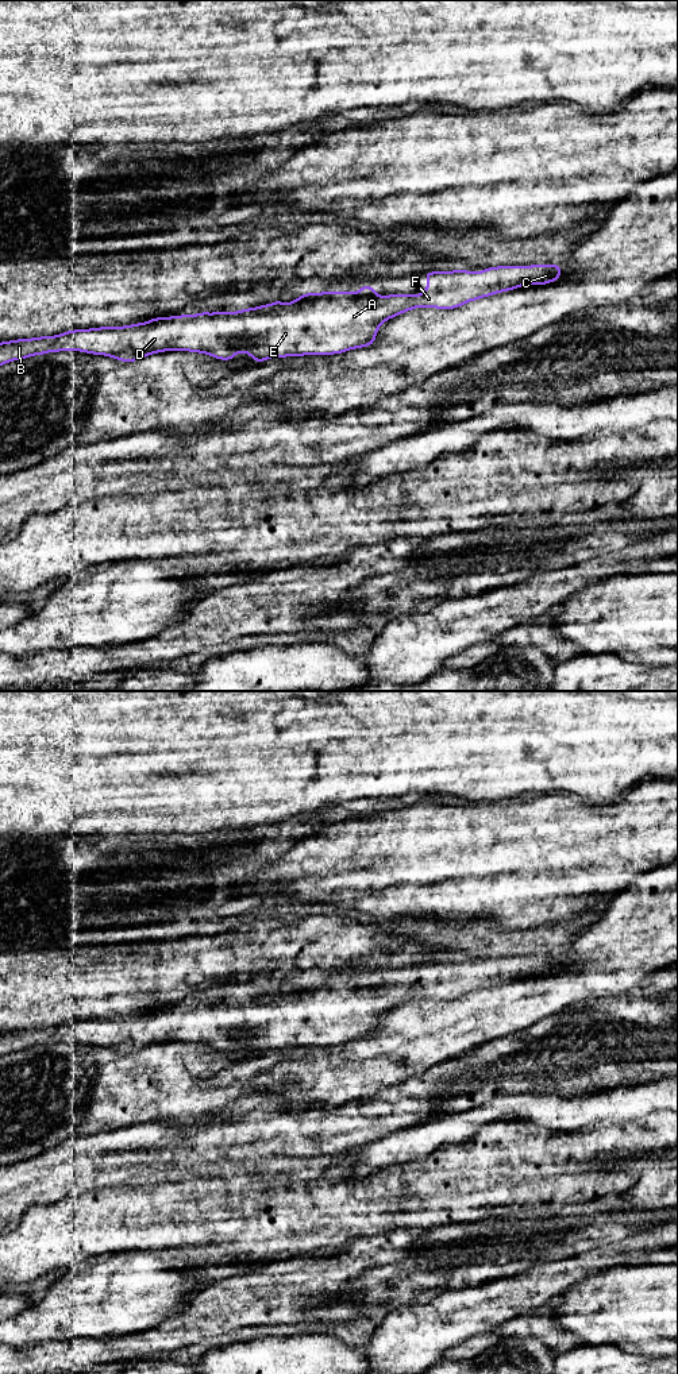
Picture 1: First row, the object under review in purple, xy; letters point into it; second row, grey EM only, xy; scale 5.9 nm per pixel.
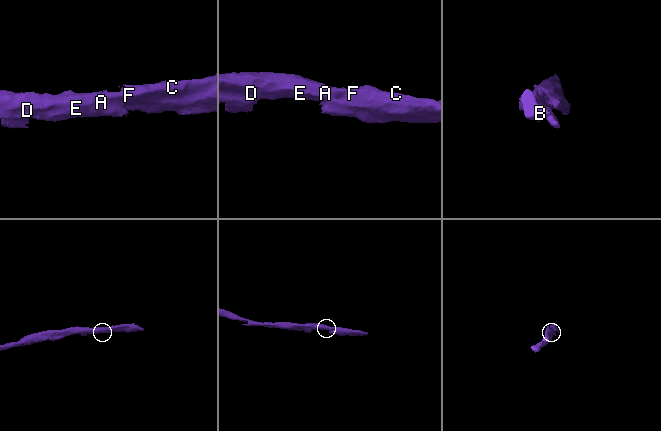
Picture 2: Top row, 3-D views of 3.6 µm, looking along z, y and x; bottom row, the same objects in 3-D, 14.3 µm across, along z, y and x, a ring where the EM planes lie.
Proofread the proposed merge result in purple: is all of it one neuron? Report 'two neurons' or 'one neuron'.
one neuron

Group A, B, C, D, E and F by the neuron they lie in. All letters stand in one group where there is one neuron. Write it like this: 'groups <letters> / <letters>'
groups A B C D E F

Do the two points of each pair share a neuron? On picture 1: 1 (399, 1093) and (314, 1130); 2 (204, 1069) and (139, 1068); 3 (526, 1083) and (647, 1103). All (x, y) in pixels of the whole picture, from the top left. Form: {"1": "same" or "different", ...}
{"1": "same", "2": "same", "3": "different"}

